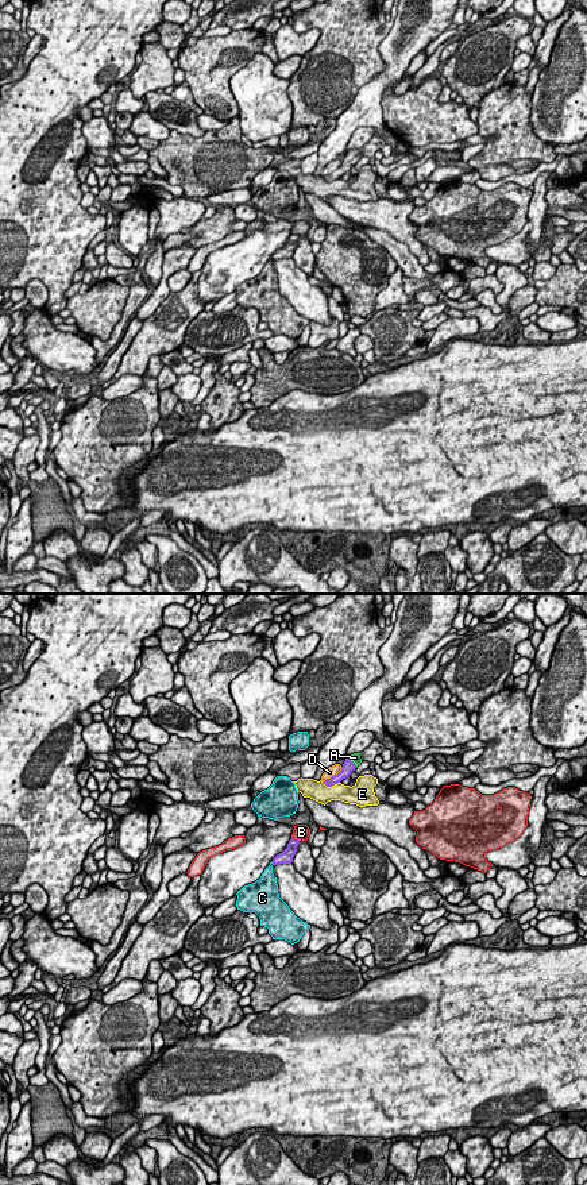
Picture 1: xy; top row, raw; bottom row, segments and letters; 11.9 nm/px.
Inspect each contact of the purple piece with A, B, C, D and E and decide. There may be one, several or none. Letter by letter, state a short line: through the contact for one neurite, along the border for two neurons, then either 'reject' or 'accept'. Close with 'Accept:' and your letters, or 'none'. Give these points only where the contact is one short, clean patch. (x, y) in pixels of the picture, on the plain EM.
A: line xy (348, 162), (350, 157), (355, 153); accept
B: reject
C: reject
D: reject
E: reject
Accept: A

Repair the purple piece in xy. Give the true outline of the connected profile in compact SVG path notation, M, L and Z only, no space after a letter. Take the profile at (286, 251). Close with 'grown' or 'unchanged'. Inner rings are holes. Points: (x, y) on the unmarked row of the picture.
M290 235L289 239L287 239L287 243L277 250L274 254L273 254L273 259L274 260L279 260L279 259L291 259L293 258L293 252L297 247L297 242L300 239L301 235Z; unchanged

